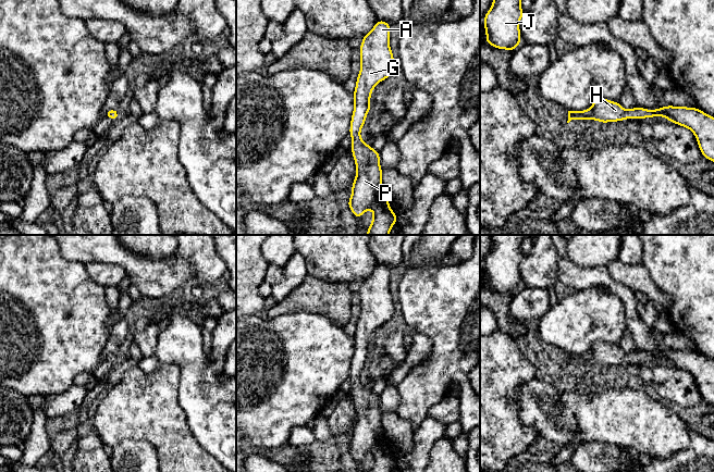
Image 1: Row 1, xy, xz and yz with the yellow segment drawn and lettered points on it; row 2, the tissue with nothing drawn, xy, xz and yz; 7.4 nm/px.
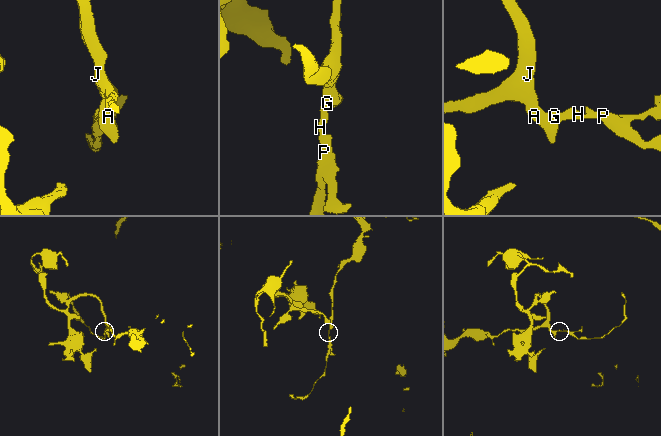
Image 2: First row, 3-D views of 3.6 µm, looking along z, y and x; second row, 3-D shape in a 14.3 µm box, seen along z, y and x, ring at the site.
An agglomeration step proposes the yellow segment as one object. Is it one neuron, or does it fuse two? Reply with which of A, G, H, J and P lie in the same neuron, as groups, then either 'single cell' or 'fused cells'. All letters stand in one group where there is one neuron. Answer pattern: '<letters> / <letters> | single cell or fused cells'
A G H J P | single cell

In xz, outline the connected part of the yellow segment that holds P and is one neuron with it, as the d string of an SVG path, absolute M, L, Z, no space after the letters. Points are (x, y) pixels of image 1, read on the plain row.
M378 263L373 272L362 281L360 314L354 333L354 355L350 362L350 394L356 407L356 420L352 428L352 439L347 446L356 462L368 452L373 456L368 472L392 472L397 459L390 451L383 427L380 396L366 388L360 381L368 356L373 332L390 321L395 313L395 303L390 291L390 271L387 265Z

